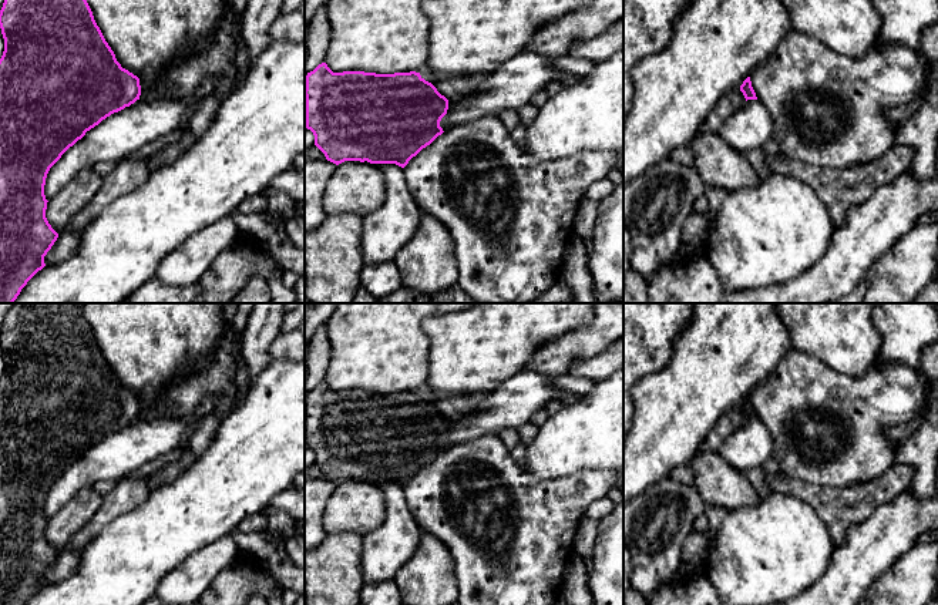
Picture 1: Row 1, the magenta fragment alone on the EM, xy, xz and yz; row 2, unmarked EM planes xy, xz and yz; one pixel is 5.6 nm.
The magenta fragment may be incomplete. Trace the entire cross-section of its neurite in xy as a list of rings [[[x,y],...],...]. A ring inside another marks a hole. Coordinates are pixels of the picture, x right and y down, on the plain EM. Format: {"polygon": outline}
{"polygon": [[[13,303],[0,329],[0,347],[4,357],[4,370],[0,377],[0,605],[26,605],[46,585],[44,575],[58,557],[46,537],[48,520],[44,514],[44,504],[50,487],[87,450],[139,419],[141,404],[137,394],[121,386],[105,360],[84,316],[84,303]]]}

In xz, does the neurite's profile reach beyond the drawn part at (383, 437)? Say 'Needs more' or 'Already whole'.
Already whole

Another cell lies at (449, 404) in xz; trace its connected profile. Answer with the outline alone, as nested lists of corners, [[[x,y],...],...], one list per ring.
[[[426,386],[420,390],[421,397],[431,401],[437,410],[451,421],[464,421],[465,414],[475,410],[487,399],[485,391],[473,391],[461,394],[436,394]]]

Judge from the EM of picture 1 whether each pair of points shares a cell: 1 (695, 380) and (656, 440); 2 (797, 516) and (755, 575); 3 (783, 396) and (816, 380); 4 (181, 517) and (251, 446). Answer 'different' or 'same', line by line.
1: same
2: same
3: same
4: same

